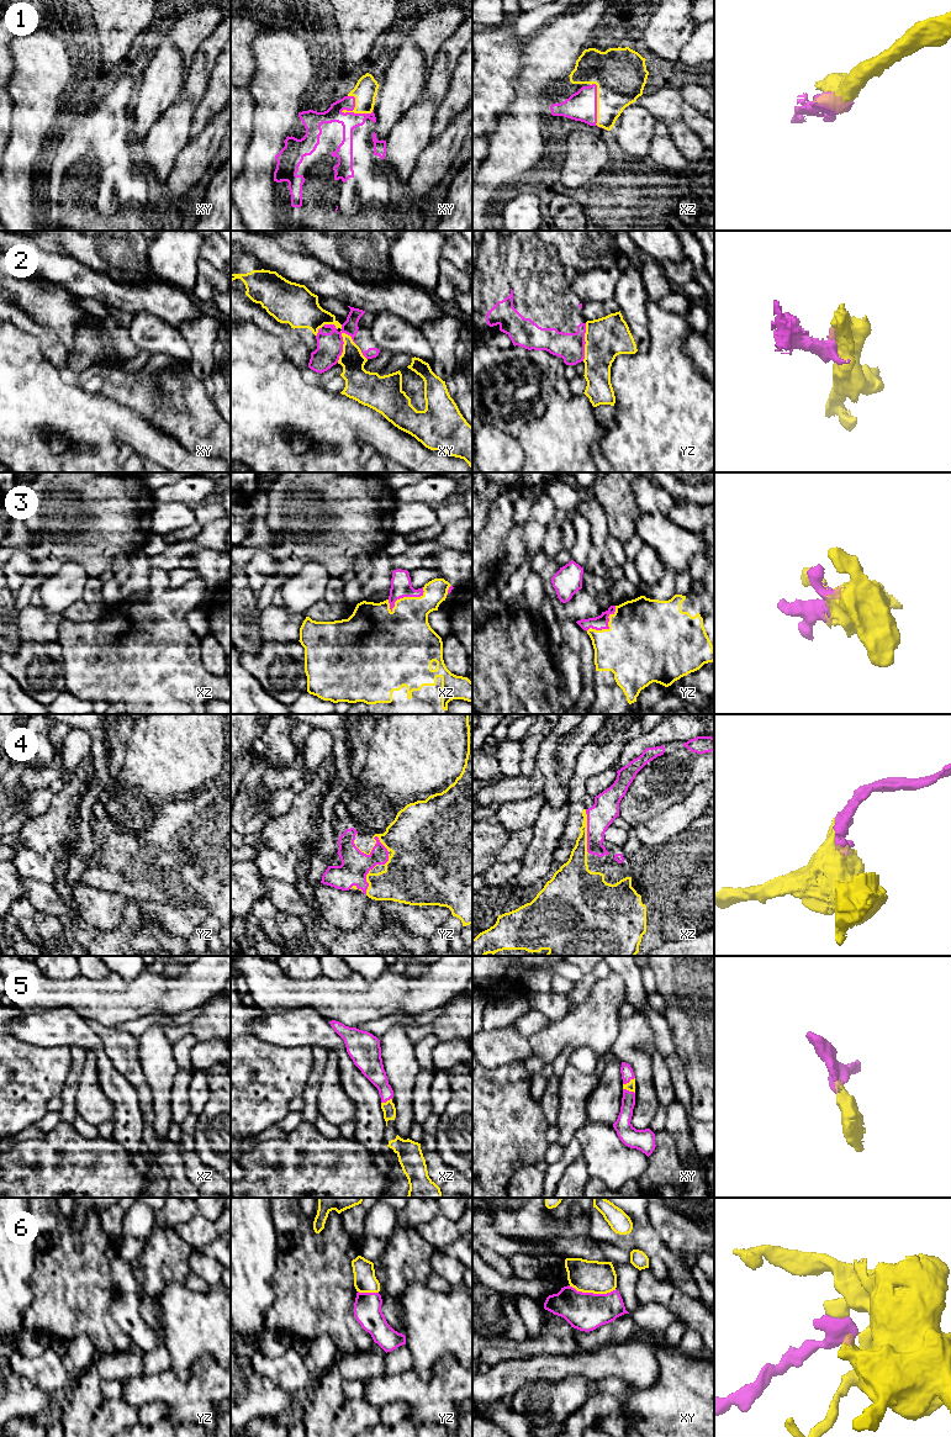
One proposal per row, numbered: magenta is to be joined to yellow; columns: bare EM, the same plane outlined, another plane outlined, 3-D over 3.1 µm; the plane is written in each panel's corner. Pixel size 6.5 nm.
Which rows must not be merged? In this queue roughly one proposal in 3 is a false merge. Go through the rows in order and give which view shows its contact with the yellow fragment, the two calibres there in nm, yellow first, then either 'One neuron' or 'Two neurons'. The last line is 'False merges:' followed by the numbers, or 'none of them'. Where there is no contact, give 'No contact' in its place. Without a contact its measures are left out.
1: Touches yellow in xy. Thickness 150 nm (yellow) against 120 nm. One neuron
2: Touches yellow in xy. Thickness 180 nm (yellow) against 180 nm. Two neurons
3: Touches yellow in xz. Thickness 360 nm (yellow) against 140 nm. One neuron
4: Touches yellow in yz. Thickness 280 nm (yellow) against 190 nm. One neuron
5: Touches yellow in xy. Thickness 60 nm (yellow) against 80 nm. One neuron
6: Touches yellow in xy. Thickness 220 nm (yellow) against 260 nm. Two neurons
False merges: 2, 6

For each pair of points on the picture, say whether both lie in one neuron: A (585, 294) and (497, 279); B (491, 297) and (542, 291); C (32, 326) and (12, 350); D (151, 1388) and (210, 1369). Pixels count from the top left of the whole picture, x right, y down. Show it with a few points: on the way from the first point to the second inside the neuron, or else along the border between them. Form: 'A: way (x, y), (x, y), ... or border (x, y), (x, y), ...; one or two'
A: border (571, 281), (574, 294), (582, 302); two
B: way (503, 297), (529, 297); one
C: border (12, 325), (37, 334); two
D: way (165, 1388), (191, 1388), (195, 1384); one

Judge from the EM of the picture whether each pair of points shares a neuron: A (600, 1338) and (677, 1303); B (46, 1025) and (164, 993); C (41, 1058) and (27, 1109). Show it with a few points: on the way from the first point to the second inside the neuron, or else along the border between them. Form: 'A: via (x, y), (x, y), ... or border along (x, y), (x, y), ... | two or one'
A: border along (629, 1314), (637, 1327) | two
B: border along (52, 1008), (69, 1007), (86, 1021) | two
C: via (37, 1071), (28, 1079), (28, 1097) | one

